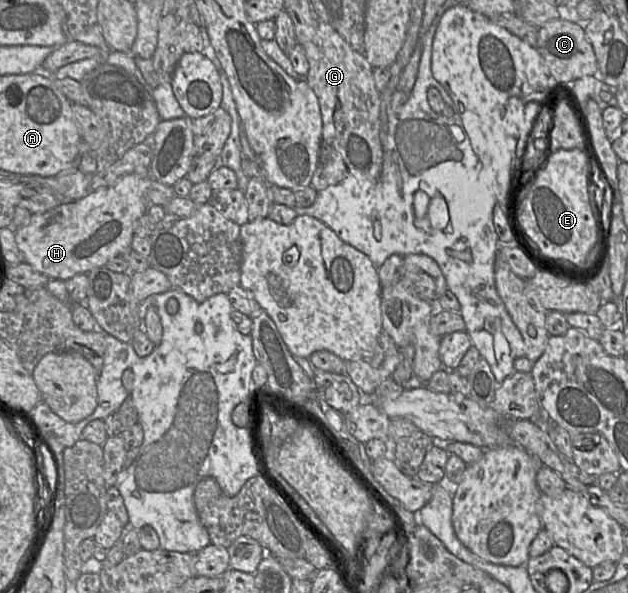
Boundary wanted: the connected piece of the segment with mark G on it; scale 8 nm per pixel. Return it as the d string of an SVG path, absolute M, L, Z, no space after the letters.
M319 20L314 38L302 45L309 63L305 80L315 92L322 117L322 140L317 168L311 180L311 186L321 191L340 183L348 176L376 181L383 165L383 145L381 141L380 92L373 78L374 68L363 54L353 50L329 24Z

